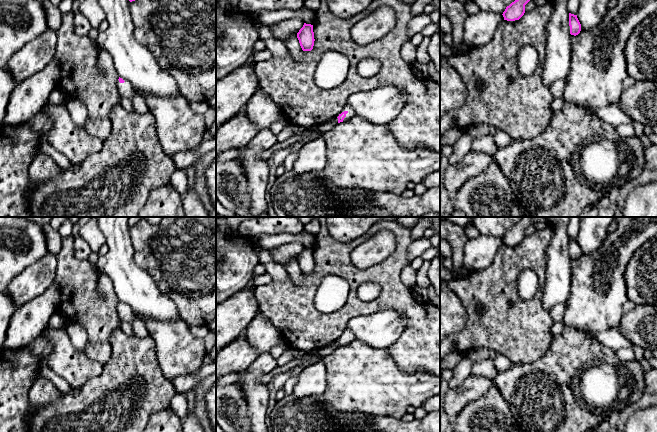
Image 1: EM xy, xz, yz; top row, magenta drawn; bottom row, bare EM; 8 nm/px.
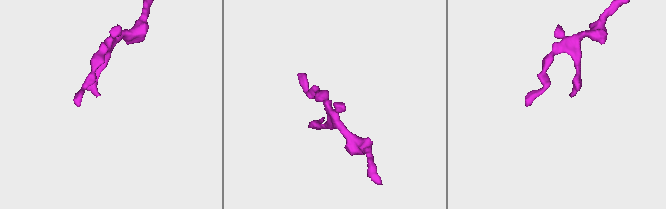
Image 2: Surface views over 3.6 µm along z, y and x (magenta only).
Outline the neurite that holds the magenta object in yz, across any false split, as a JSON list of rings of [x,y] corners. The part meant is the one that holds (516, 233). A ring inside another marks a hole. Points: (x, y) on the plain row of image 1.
[[[522,217],[521,220],[506,231],[503,236],[504,244],[519,244],[525,237],[525,229],[534,222],[545,220],[545,217]]]

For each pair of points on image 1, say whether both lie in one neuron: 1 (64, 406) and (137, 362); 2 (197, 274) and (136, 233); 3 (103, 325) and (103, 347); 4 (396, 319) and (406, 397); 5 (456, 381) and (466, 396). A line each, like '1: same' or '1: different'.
1: same
2: same
3: different
4: different
5: different

